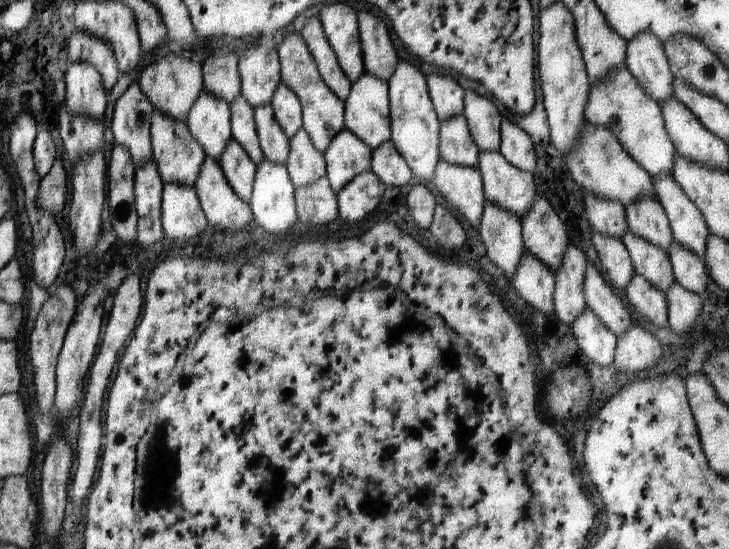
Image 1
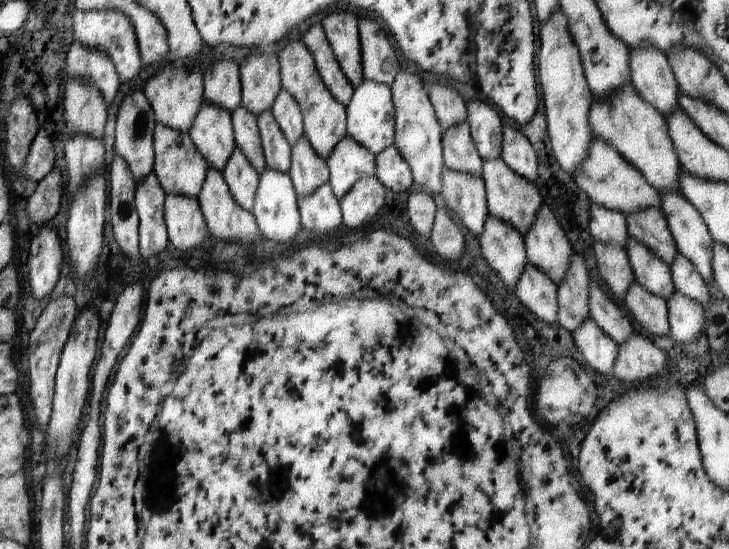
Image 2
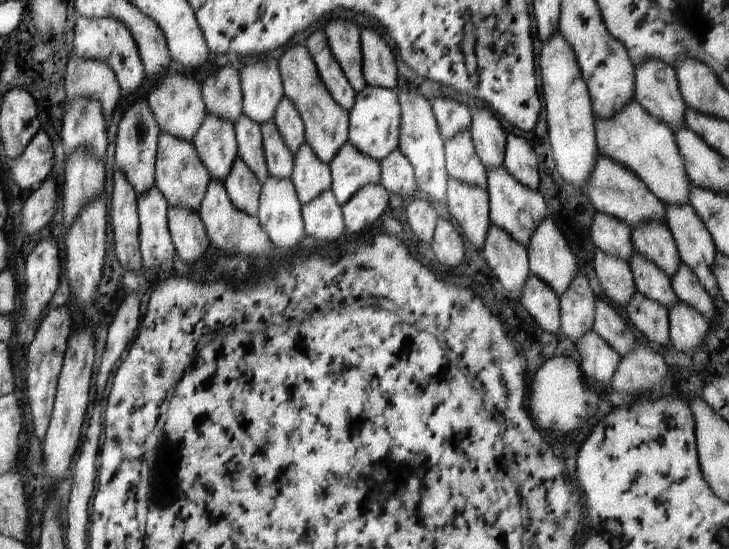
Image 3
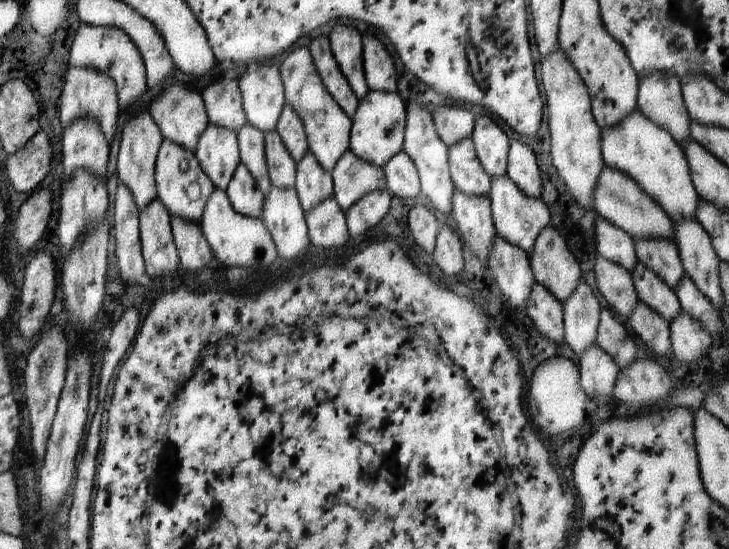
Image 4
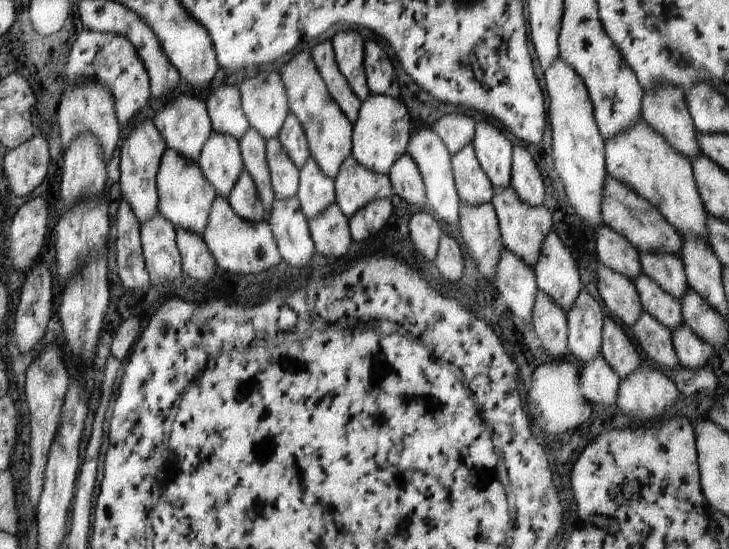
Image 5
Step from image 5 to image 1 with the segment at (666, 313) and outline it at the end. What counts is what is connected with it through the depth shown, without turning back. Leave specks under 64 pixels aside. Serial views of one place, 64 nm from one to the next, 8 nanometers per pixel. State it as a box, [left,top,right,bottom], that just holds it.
[621,229,675,294]

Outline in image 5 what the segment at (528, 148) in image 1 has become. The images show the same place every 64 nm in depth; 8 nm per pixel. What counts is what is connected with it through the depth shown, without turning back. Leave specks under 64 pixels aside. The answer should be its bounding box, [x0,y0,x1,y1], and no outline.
[510,146,546,206]

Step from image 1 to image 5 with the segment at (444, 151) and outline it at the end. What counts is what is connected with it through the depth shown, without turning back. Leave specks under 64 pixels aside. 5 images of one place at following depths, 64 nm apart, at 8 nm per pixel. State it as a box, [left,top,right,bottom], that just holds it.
[451,144,493,206]

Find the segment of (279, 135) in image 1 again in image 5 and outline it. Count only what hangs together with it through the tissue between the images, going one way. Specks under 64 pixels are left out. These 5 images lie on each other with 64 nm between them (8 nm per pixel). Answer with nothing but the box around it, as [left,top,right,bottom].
[266,136,299,200]

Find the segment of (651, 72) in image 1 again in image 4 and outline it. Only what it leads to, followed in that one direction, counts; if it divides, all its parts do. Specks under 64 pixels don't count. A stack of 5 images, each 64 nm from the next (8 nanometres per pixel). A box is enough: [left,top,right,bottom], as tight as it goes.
[637,72,691,145]

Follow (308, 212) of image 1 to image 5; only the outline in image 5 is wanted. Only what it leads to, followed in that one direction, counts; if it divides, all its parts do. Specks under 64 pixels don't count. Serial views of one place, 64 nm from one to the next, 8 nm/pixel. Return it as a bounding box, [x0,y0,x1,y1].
[307,201,353,260]

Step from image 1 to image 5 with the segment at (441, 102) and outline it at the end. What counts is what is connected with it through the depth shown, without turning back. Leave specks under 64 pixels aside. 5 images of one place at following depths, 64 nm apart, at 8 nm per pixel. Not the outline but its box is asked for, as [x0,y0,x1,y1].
[433,114,475,156]

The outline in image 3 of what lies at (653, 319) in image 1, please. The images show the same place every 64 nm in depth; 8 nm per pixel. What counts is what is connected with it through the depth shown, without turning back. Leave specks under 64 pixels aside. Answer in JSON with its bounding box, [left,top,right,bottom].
[626,292,669,347]

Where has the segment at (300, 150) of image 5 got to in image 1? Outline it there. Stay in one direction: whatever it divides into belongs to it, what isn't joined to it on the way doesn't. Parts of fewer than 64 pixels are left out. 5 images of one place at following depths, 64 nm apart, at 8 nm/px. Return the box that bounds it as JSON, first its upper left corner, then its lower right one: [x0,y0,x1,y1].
[270,82,303,139]

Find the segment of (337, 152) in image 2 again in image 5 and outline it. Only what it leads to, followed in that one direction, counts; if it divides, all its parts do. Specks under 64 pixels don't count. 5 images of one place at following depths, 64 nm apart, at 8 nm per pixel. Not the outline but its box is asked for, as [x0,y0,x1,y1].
[334,155,392,219]

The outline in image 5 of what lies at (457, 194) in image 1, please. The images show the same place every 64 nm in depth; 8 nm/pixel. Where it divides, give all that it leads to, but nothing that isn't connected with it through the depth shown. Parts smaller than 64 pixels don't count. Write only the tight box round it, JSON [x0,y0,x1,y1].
[458,200,504,281]

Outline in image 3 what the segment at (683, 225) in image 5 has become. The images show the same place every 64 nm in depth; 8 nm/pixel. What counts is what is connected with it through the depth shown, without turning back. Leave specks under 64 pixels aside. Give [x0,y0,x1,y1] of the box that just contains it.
[594,99,690,205]

